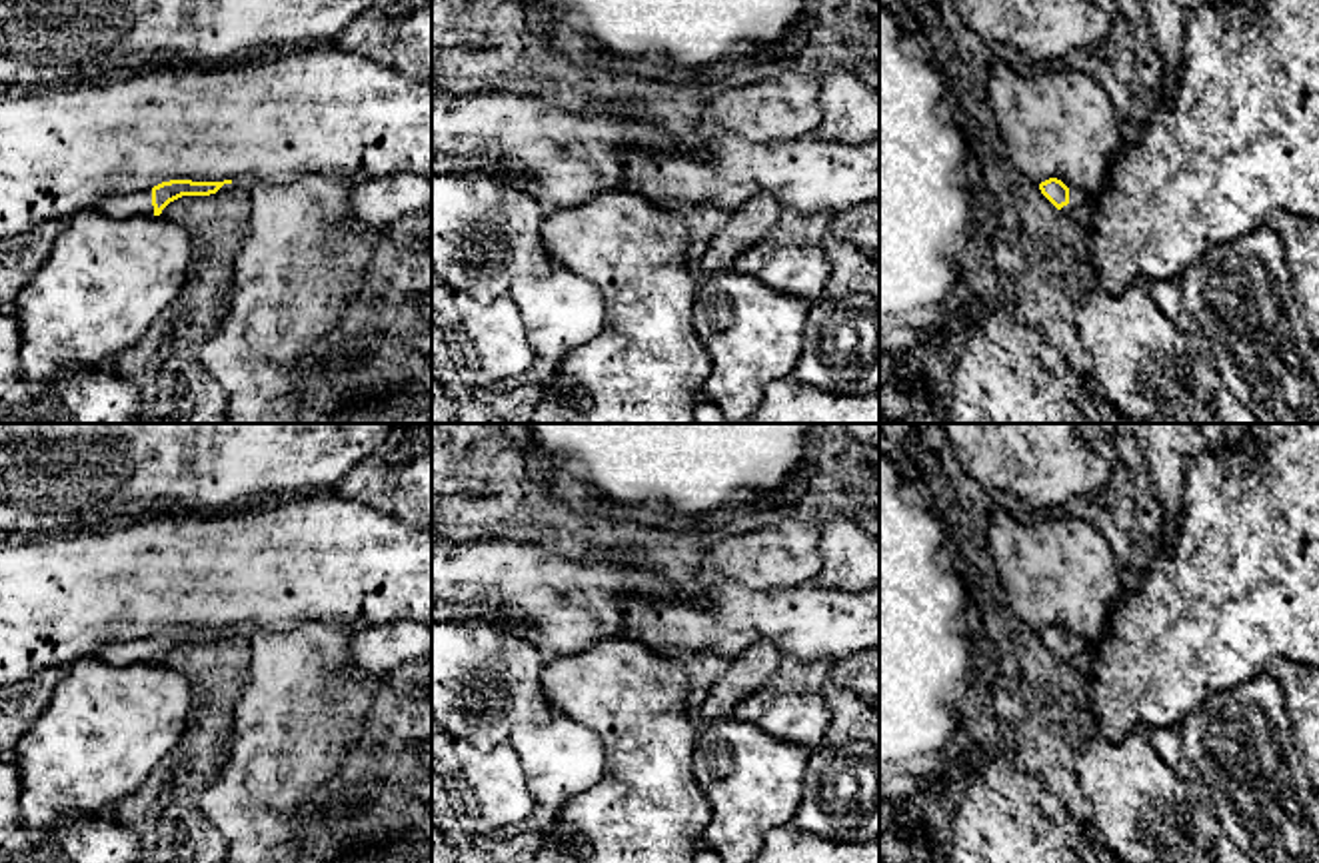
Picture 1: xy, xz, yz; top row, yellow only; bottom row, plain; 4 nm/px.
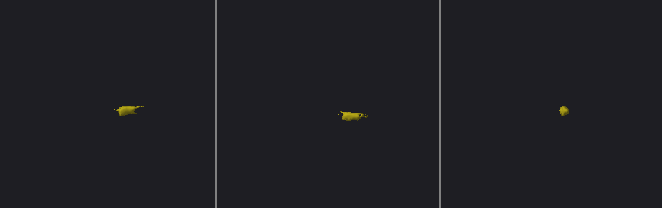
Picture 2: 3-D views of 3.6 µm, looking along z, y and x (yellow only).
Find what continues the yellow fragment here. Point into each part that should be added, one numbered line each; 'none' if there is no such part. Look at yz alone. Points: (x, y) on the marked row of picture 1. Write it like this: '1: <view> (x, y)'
1: yz (1080, 206)

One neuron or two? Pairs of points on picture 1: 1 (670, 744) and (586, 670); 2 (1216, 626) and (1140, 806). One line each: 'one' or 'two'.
1: one
2: two

